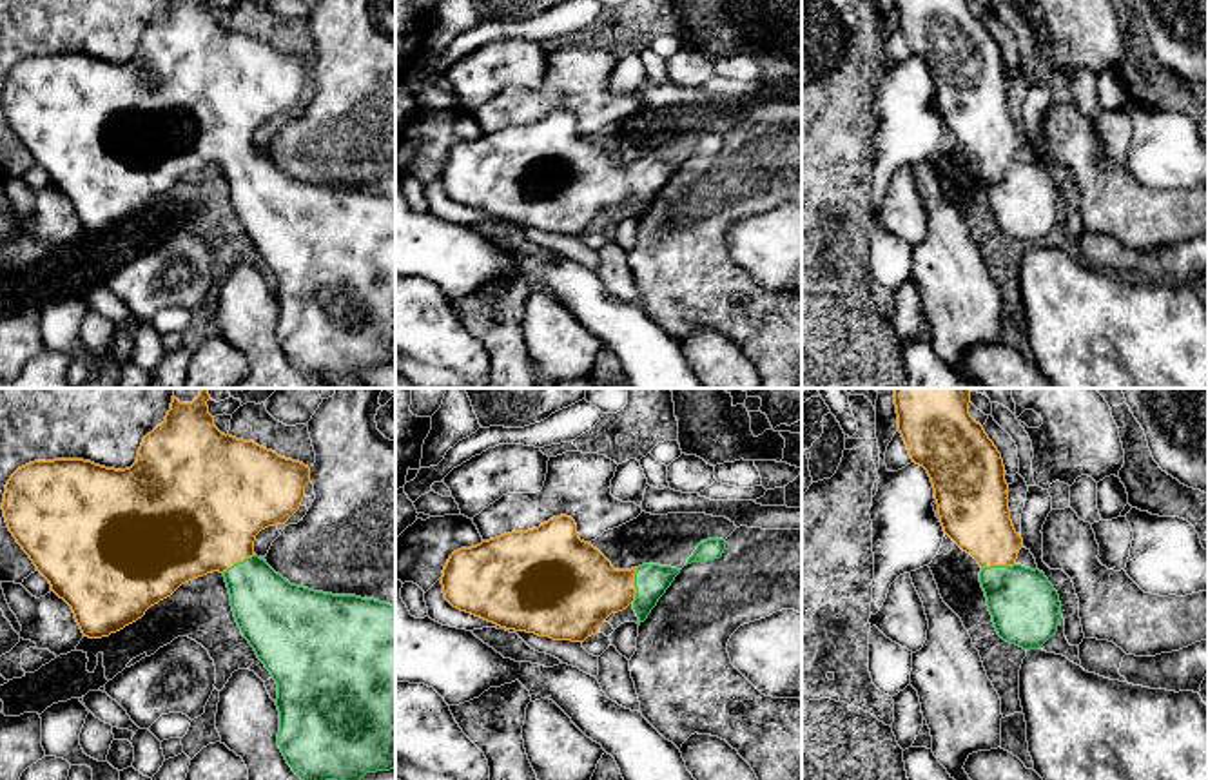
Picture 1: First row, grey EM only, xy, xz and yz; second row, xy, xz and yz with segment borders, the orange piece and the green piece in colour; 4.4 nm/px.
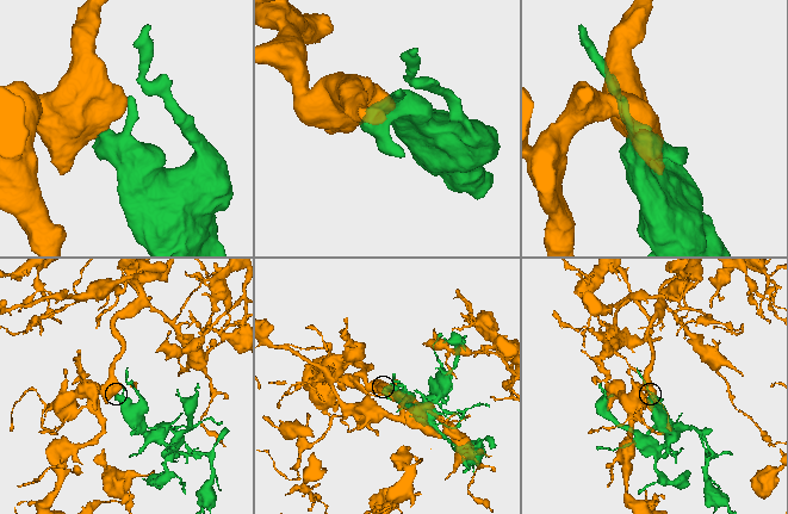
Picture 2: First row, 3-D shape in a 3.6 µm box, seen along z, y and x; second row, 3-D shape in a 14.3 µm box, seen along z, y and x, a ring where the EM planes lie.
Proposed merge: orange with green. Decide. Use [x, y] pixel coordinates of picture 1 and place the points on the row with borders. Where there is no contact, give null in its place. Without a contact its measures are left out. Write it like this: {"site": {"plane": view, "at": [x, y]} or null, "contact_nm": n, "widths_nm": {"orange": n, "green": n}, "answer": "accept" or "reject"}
{"site": {"plane": "xz", "at": [633, 586]}, "contact_nm": 160, "widths_nm": {"orange": 360, "green": 150}, "answer": "accept"}

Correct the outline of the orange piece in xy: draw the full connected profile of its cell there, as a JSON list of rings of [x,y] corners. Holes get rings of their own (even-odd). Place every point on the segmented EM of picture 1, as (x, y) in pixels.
[[[203,388],[192,403],[180,403],[172,395],[165,421],[143,437],[136,463],[131,468],[114,470],[83,459],[34,461],[18,468],[5,484],[2,502],[9,531],[29,555],[36,570],[49,580],[51,591],[71,606],[83,637],[89,639],[109,637],[123,629],[141,619],[151,606],[170,597],[181,584],[219,571],[225,577],[230,606],[243,637],[278,684],[278,746],[292,771],[301,780],[361,780],[366,773],[395,769],[395,608],[374,599],[332,595],[290,584],[276,573],[267,561],[254,553],[254,541],[261,530],[285,524],[299,510],[305,486],[310,483],[310,468],[299,461],[285,459],[252,441],[221,434],[214,426],[214,417],[209,414],[209,399],[207,388]]]

